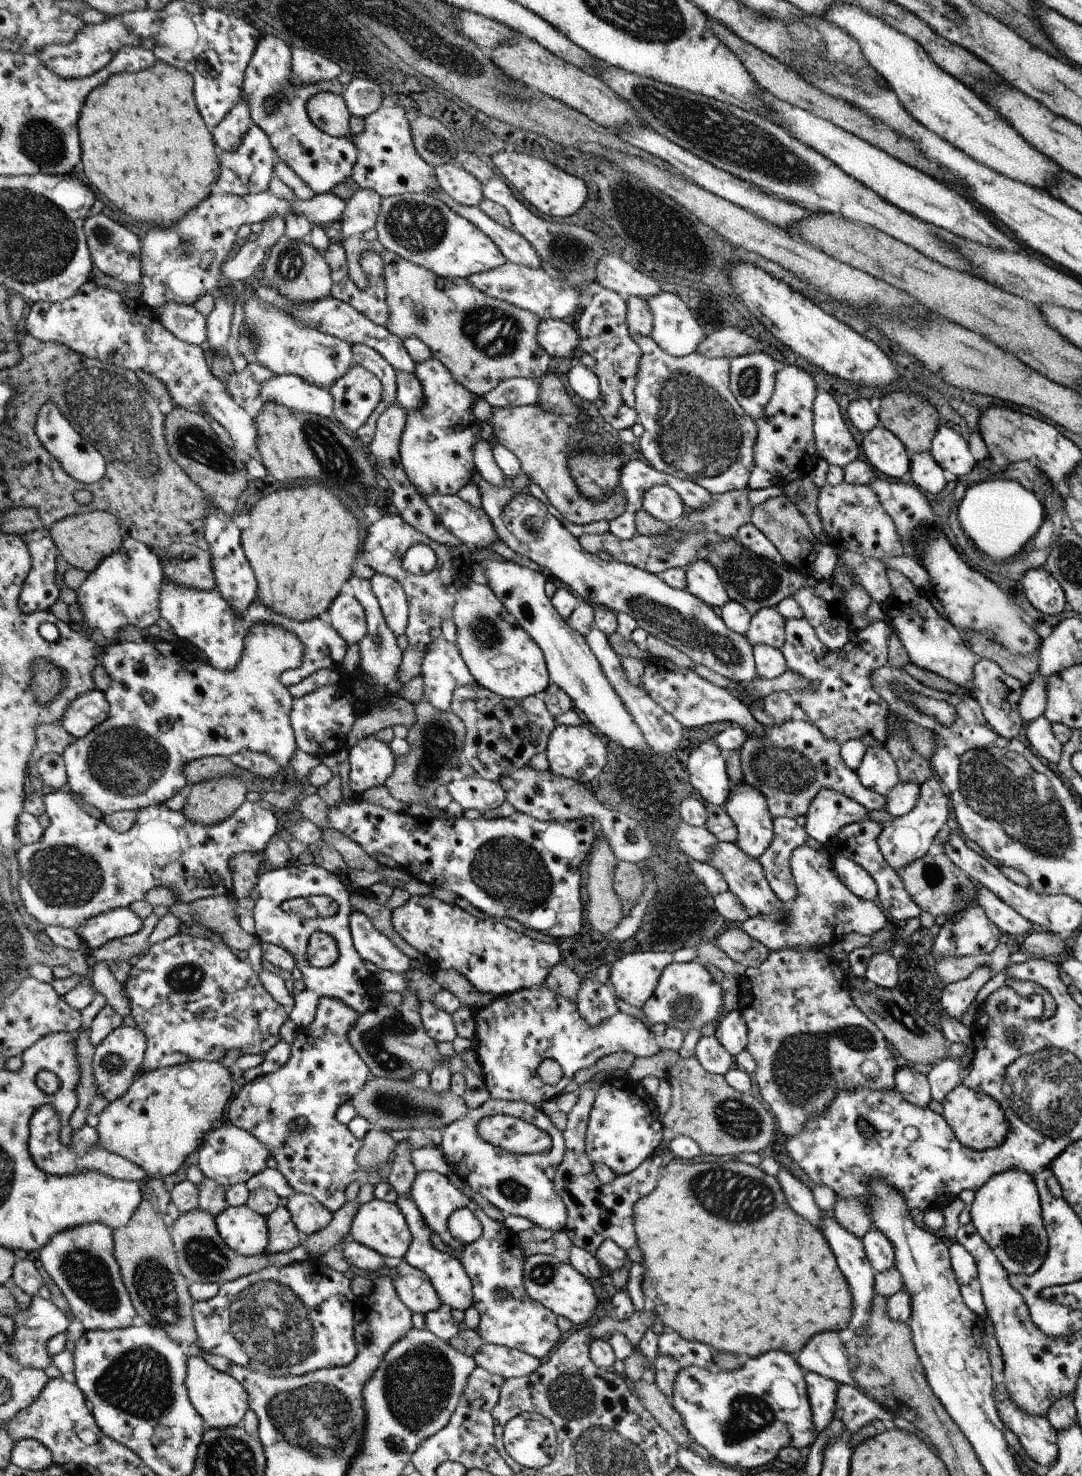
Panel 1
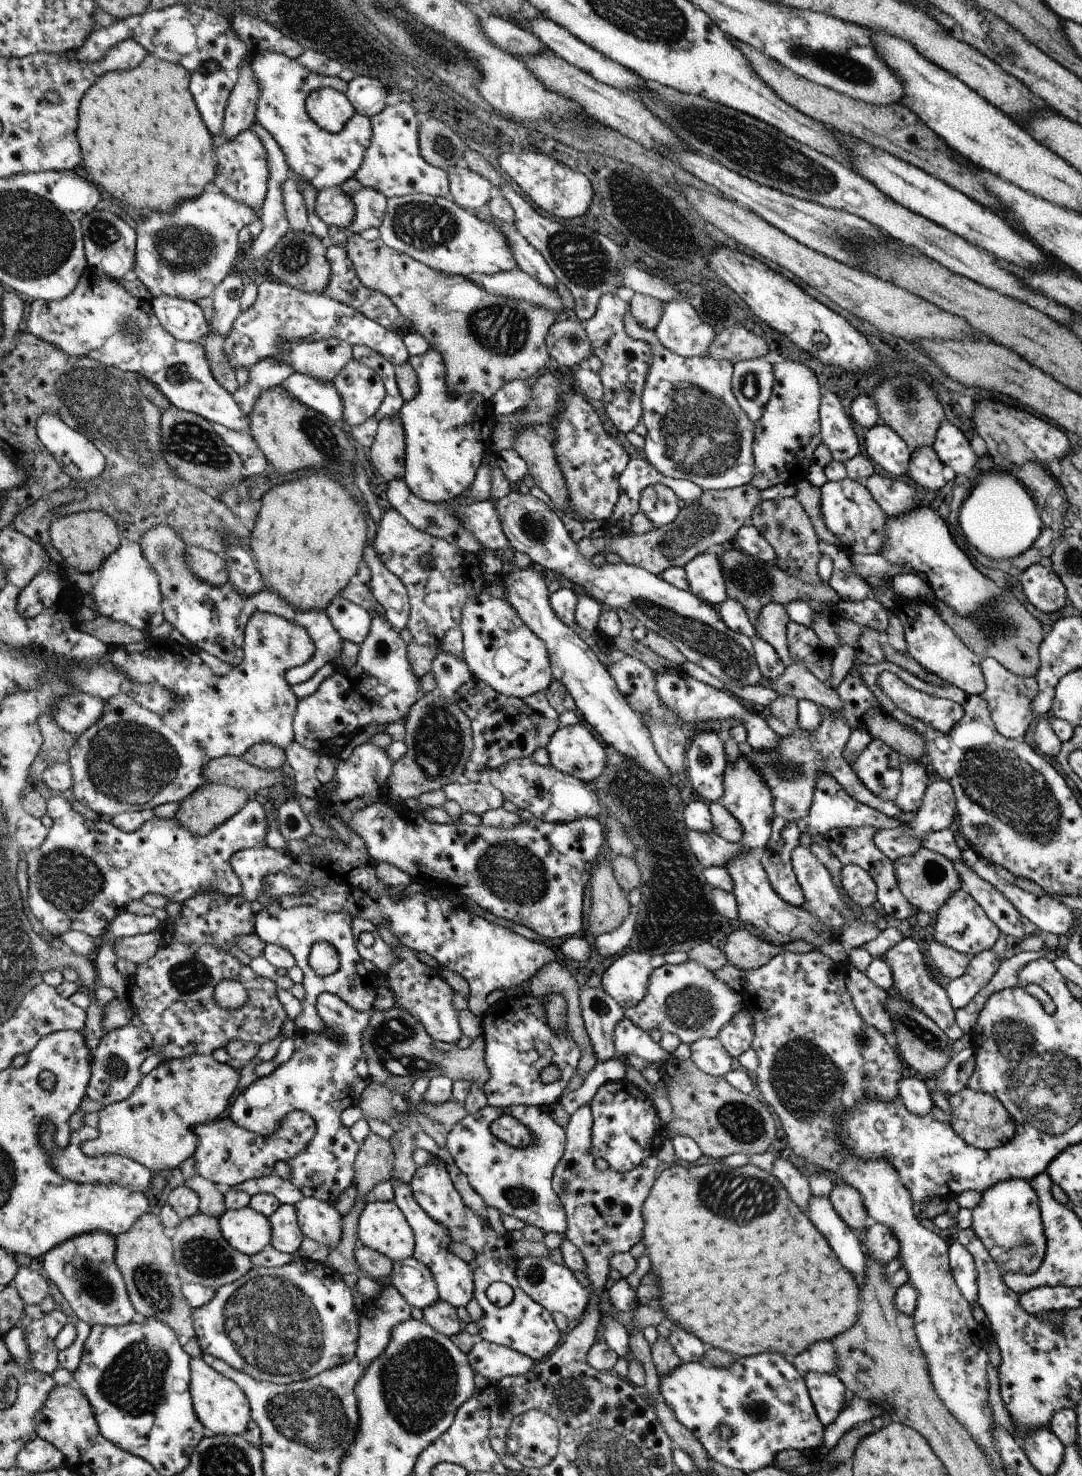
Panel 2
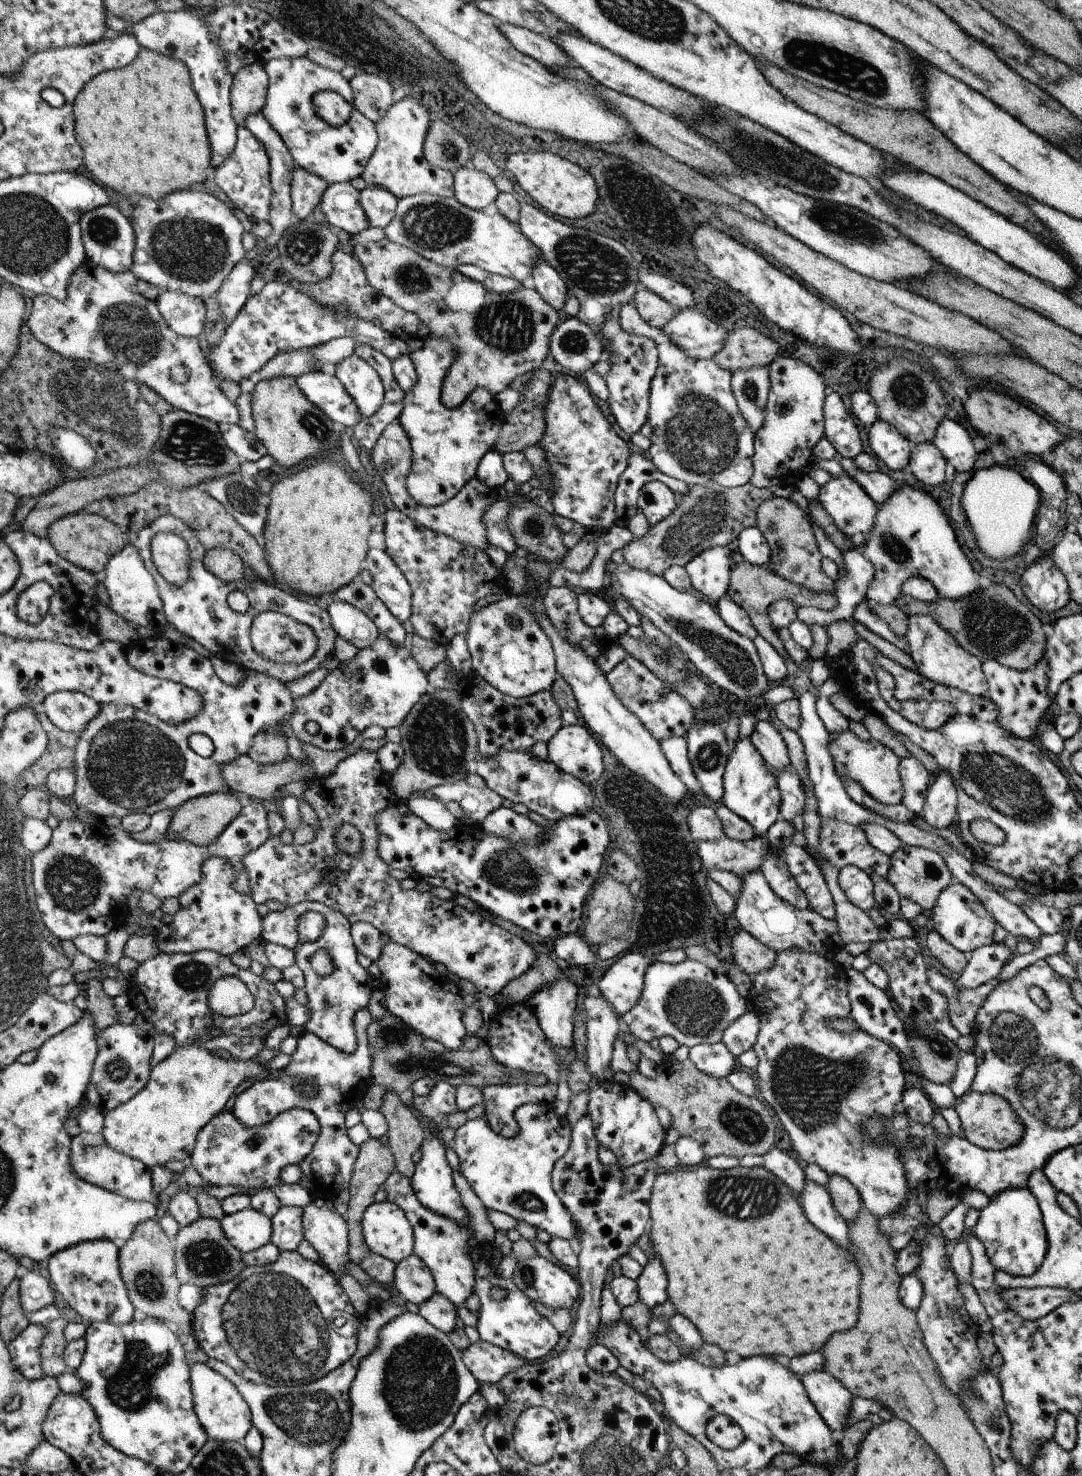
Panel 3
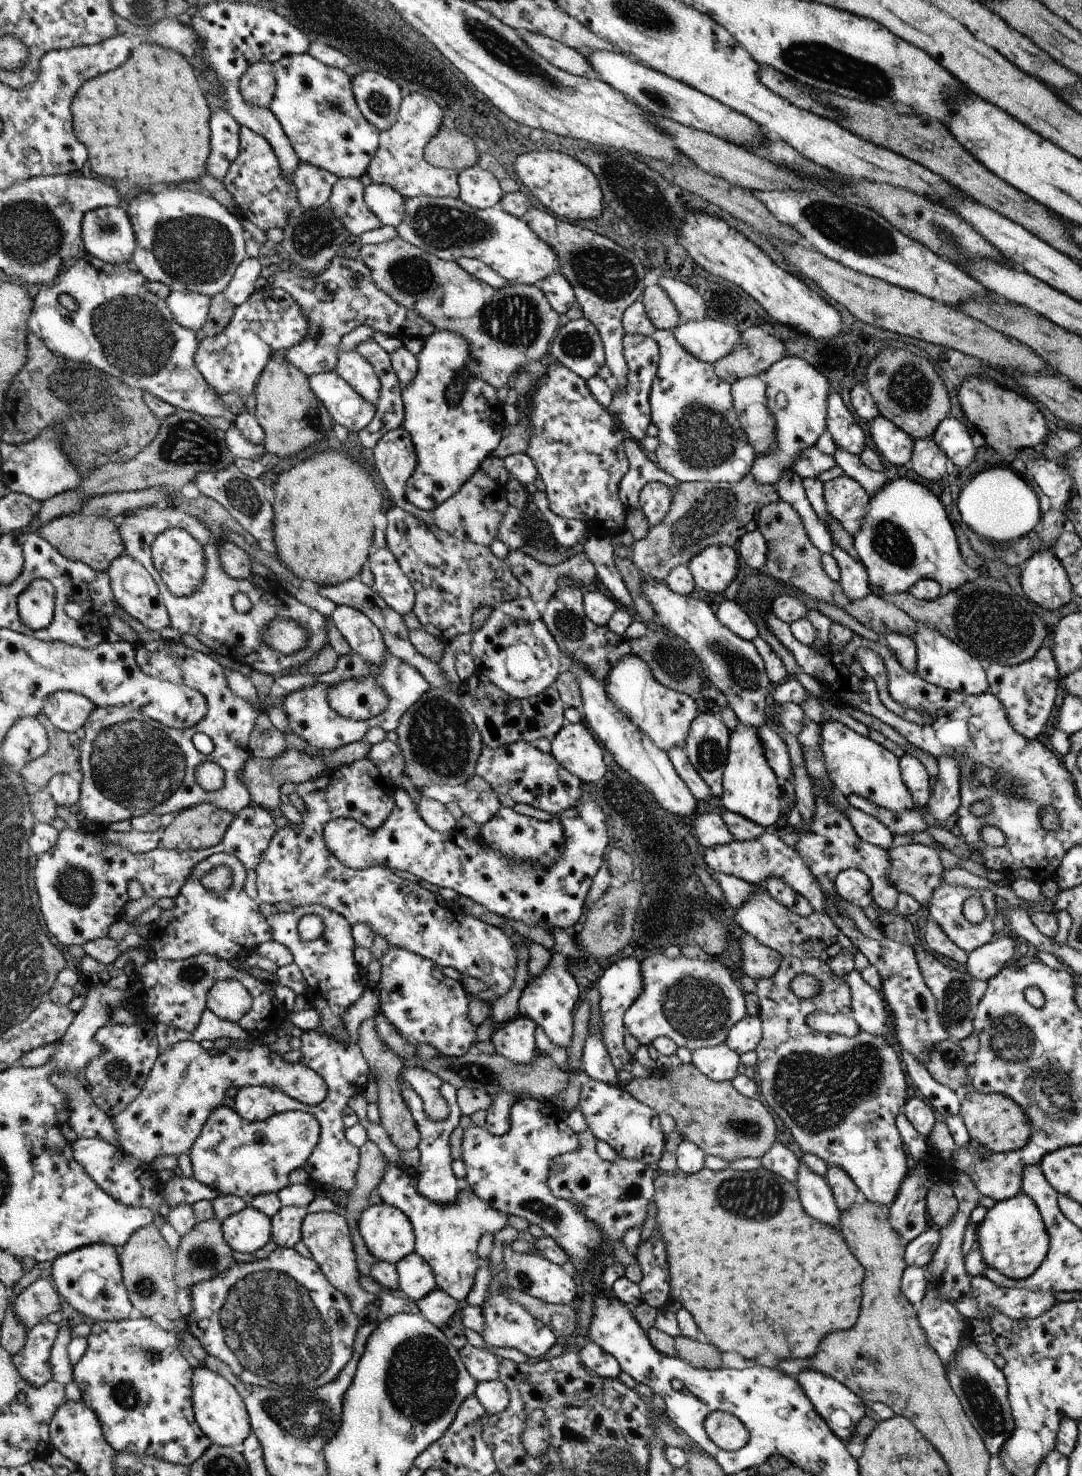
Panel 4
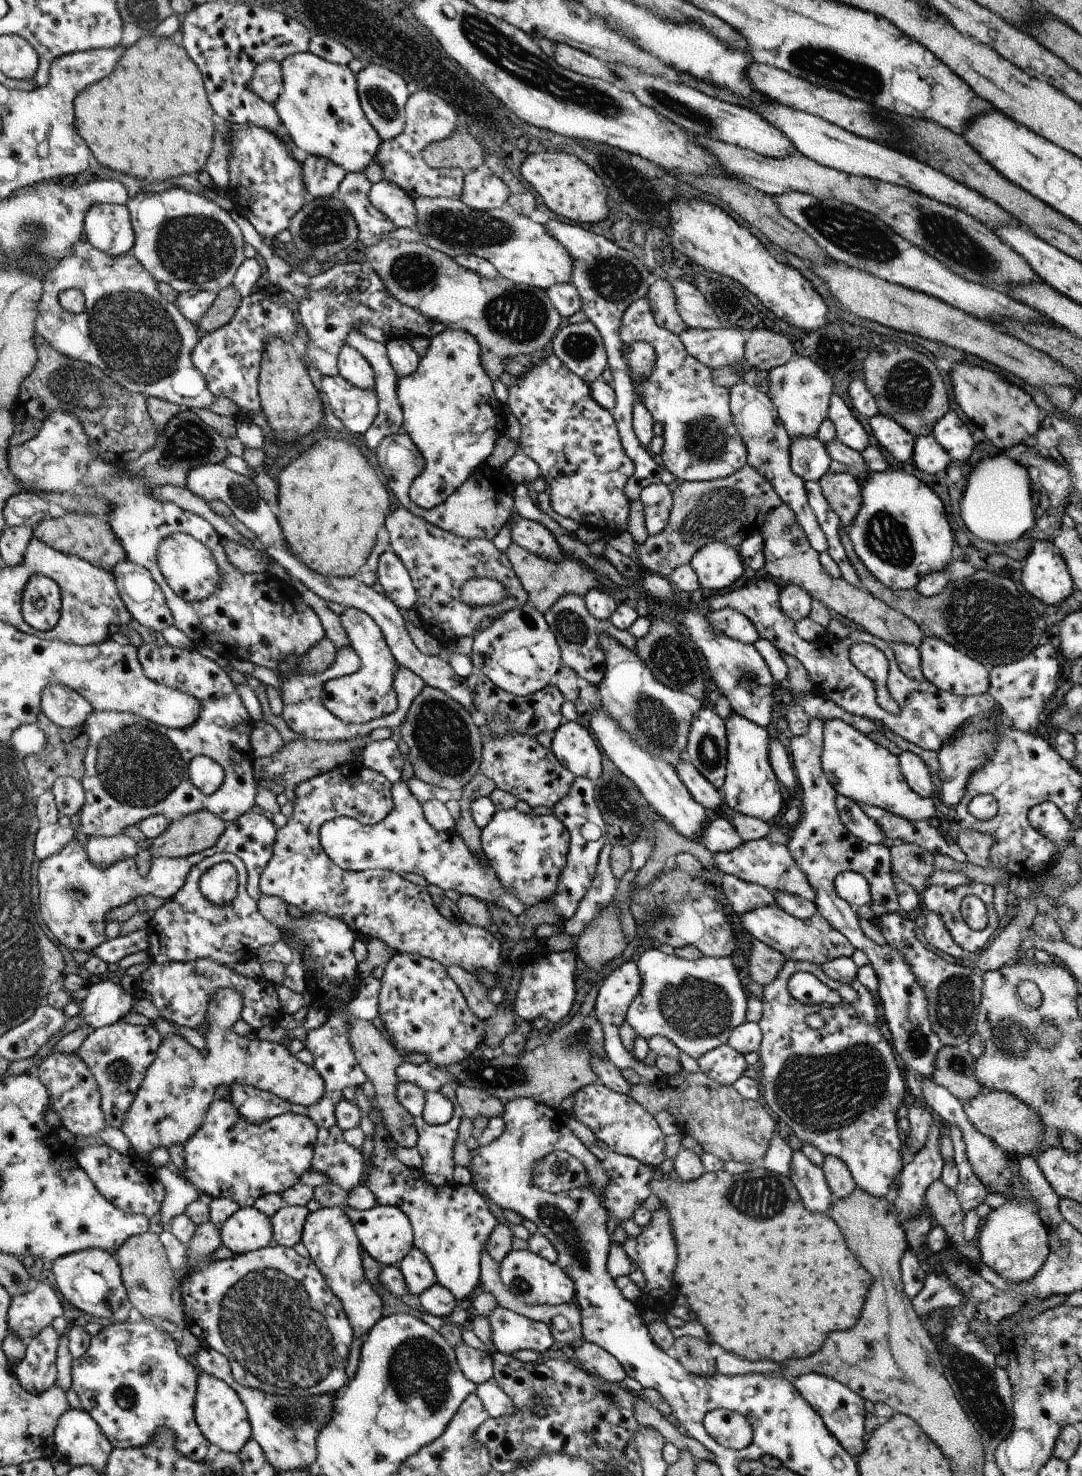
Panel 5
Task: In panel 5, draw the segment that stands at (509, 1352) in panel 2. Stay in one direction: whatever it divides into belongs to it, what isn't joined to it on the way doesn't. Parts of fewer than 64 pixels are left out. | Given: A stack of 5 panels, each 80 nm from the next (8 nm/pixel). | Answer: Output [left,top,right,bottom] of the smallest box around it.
[454,1340,495,1386]

